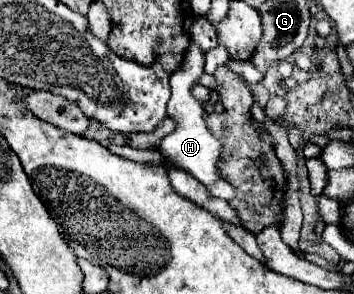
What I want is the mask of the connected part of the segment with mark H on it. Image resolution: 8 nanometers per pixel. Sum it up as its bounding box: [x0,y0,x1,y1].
[159,42,221,186]

